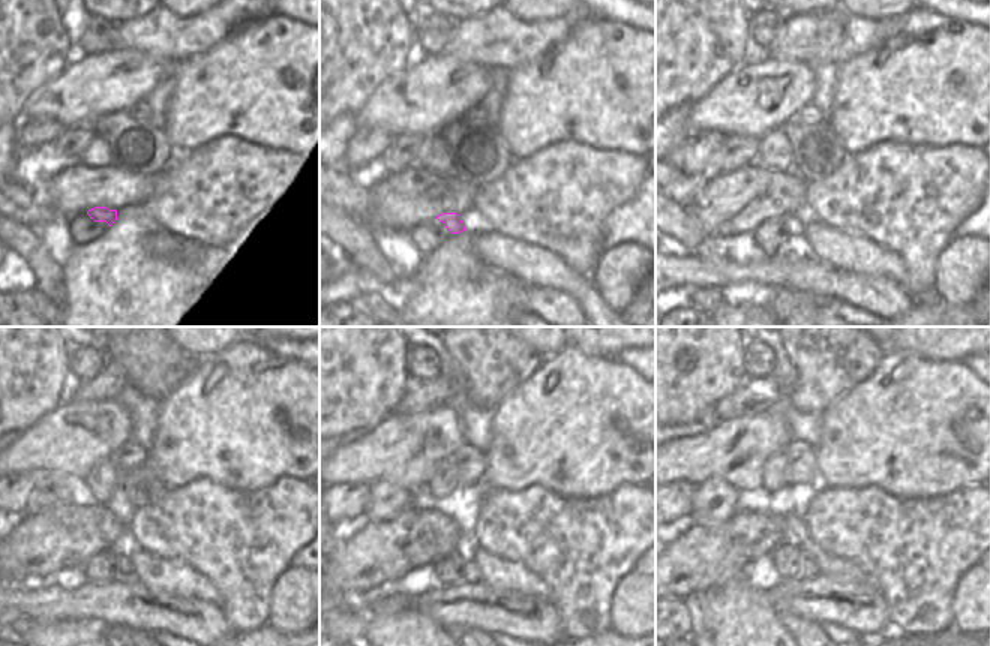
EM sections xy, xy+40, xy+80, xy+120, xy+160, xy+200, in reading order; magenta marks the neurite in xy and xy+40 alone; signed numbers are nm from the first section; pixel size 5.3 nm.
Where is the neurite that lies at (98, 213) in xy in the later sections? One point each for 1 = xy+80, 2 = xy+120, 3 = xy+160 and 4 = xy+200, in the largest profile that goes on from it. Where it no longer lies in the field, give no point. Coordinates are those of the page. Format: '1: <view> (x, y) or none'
1: xy+80 (794, 225)
2: xy+120 (120, 552)
3: xy+160 (470, 573)
4: xy+200 (809, 570)

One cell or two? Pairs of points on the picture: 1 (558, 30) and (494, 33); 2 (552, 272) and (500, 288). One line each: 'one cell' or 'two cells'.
1: one cell
2: two cells

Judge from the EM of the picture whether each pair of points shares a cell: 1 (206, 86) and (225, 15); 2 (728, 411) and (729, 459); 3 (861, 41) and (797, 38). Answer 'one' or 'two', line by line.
1: two
2: two
3: one

